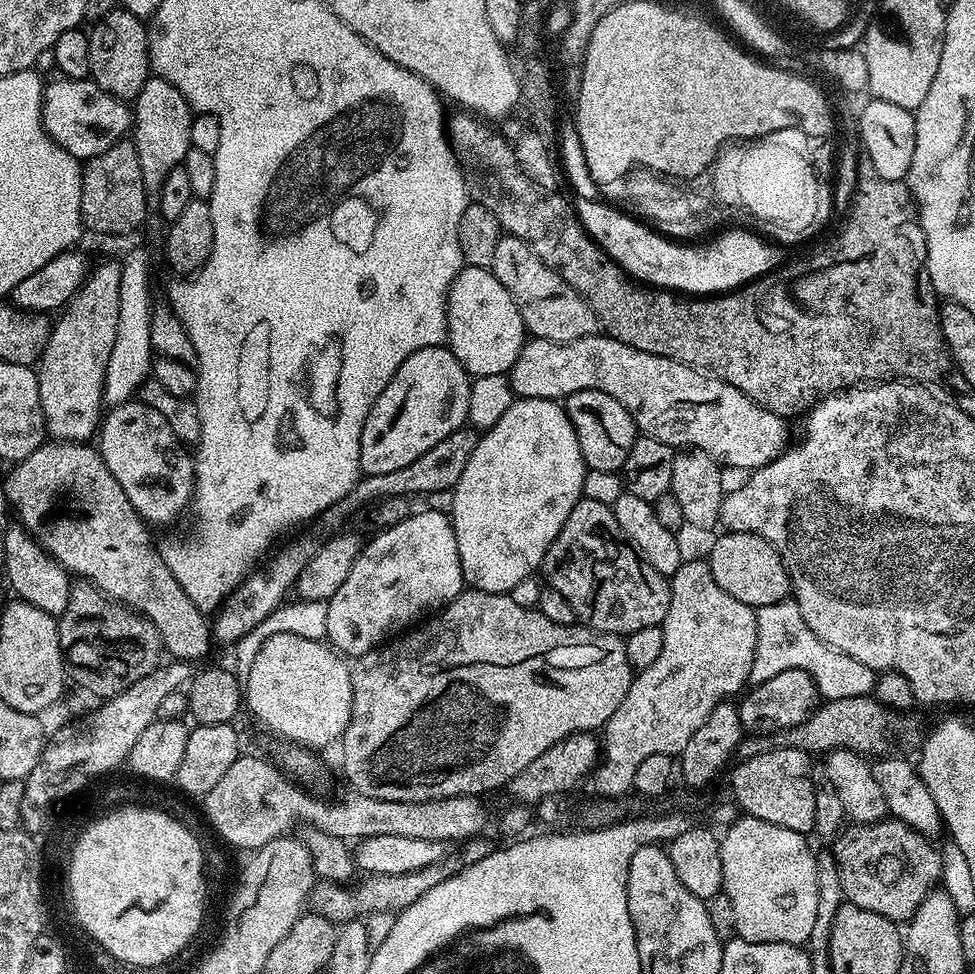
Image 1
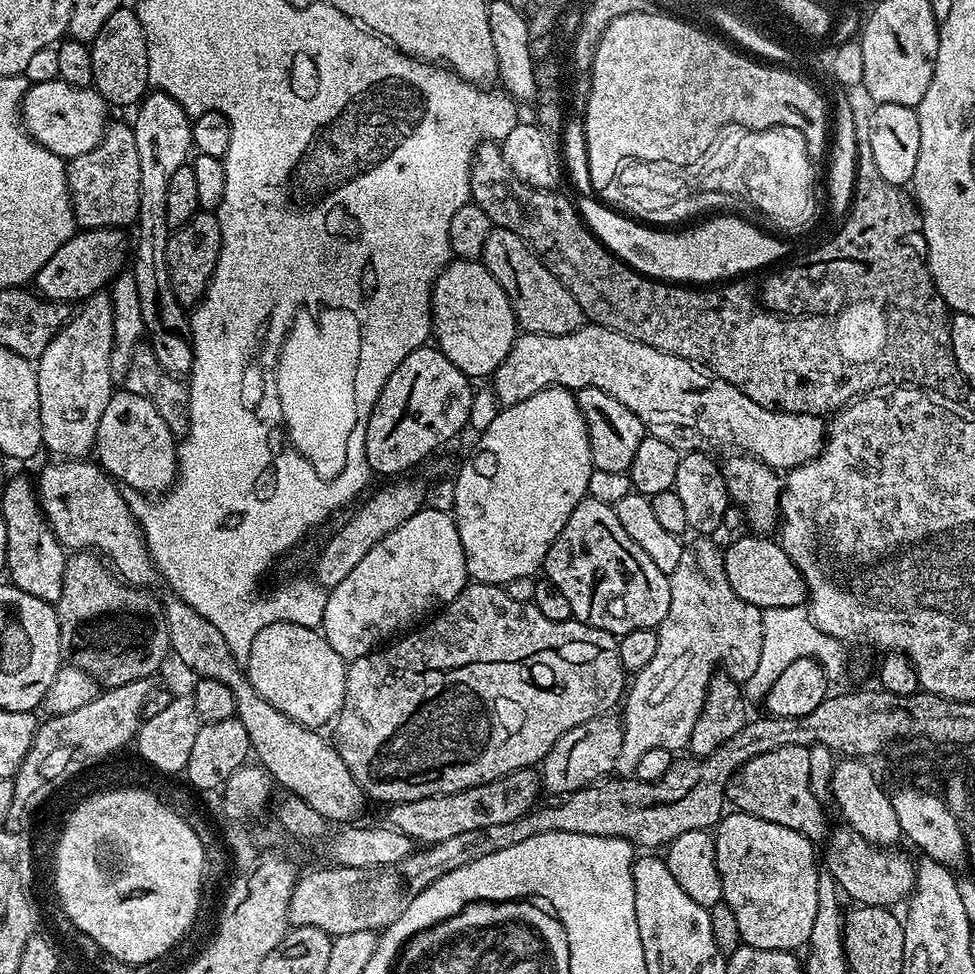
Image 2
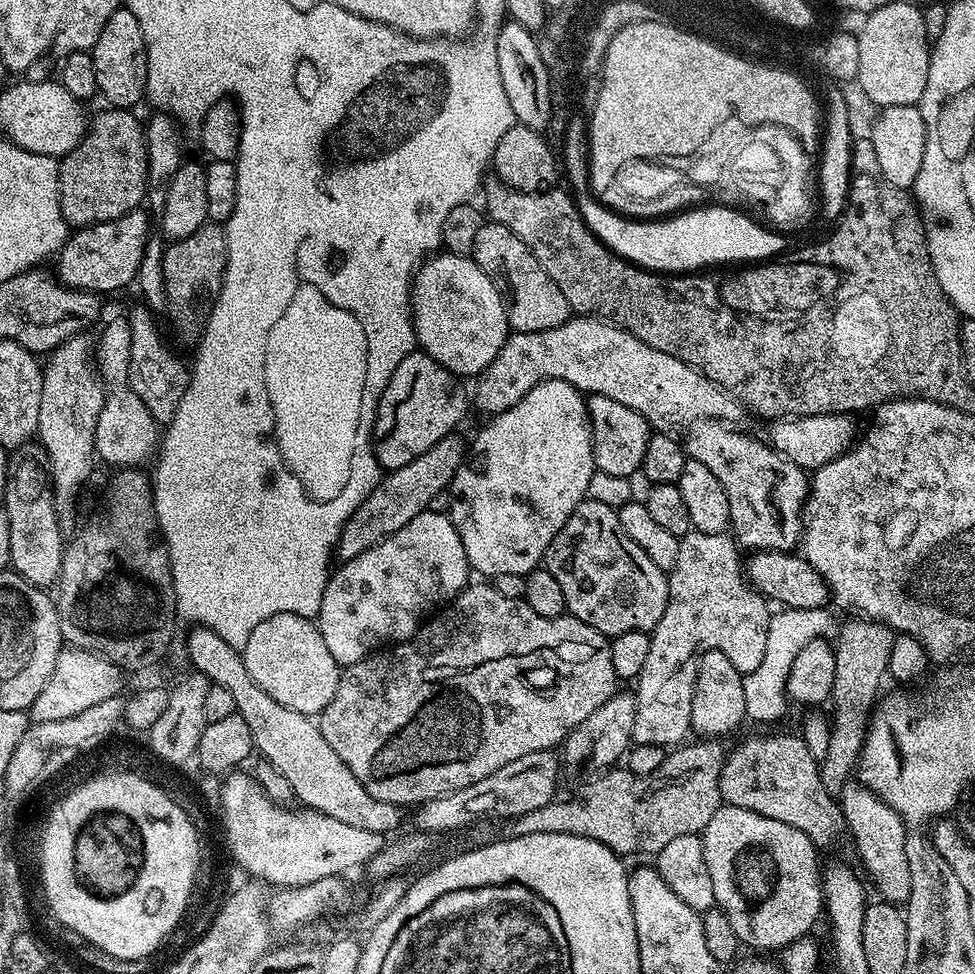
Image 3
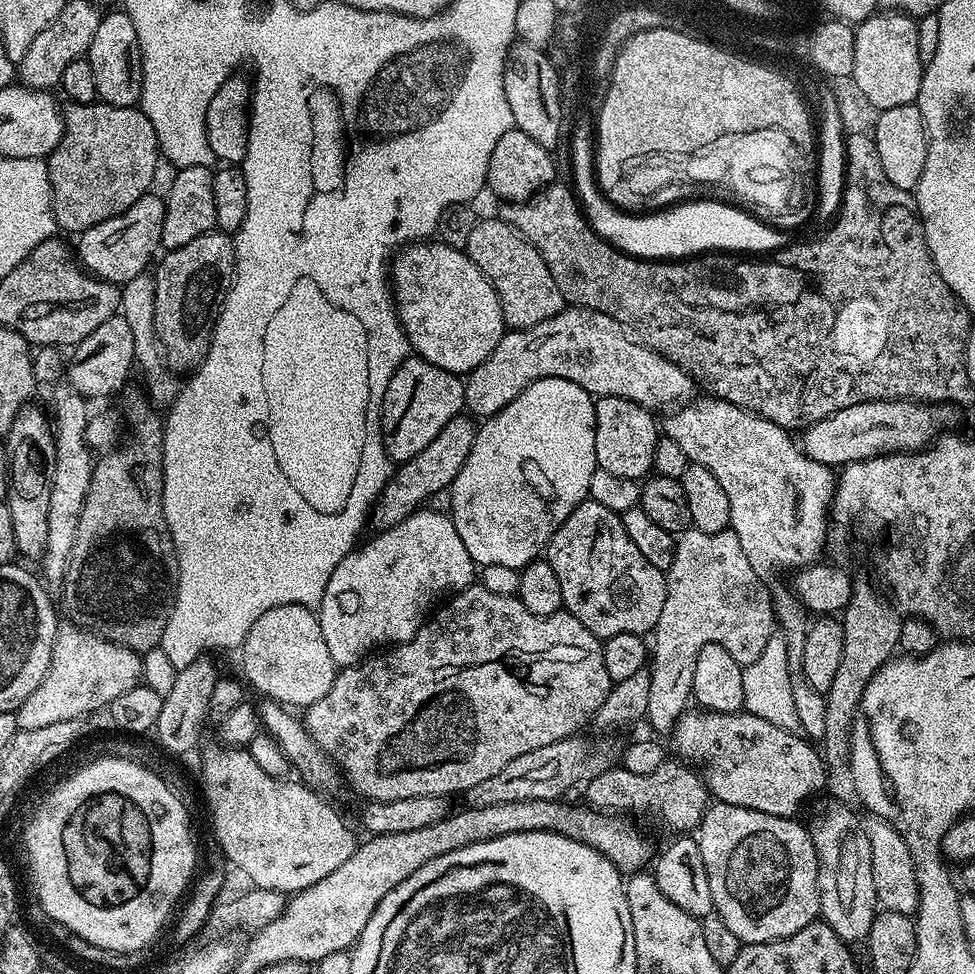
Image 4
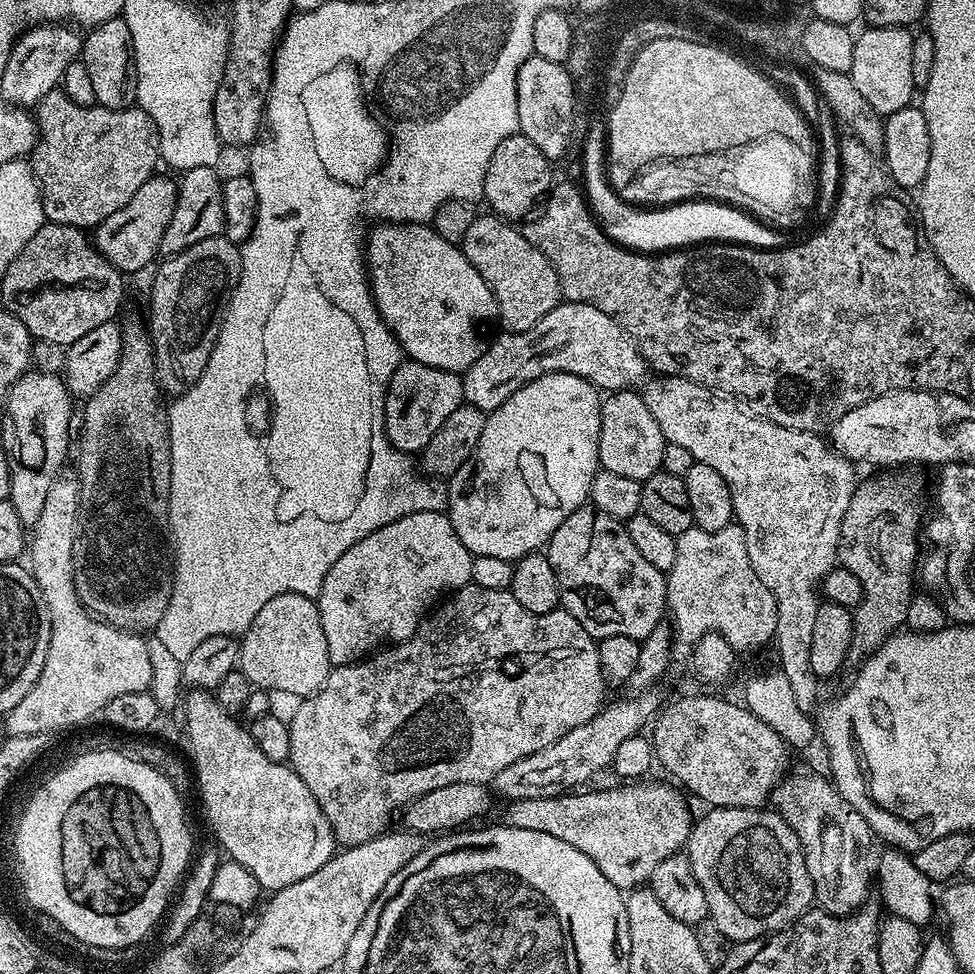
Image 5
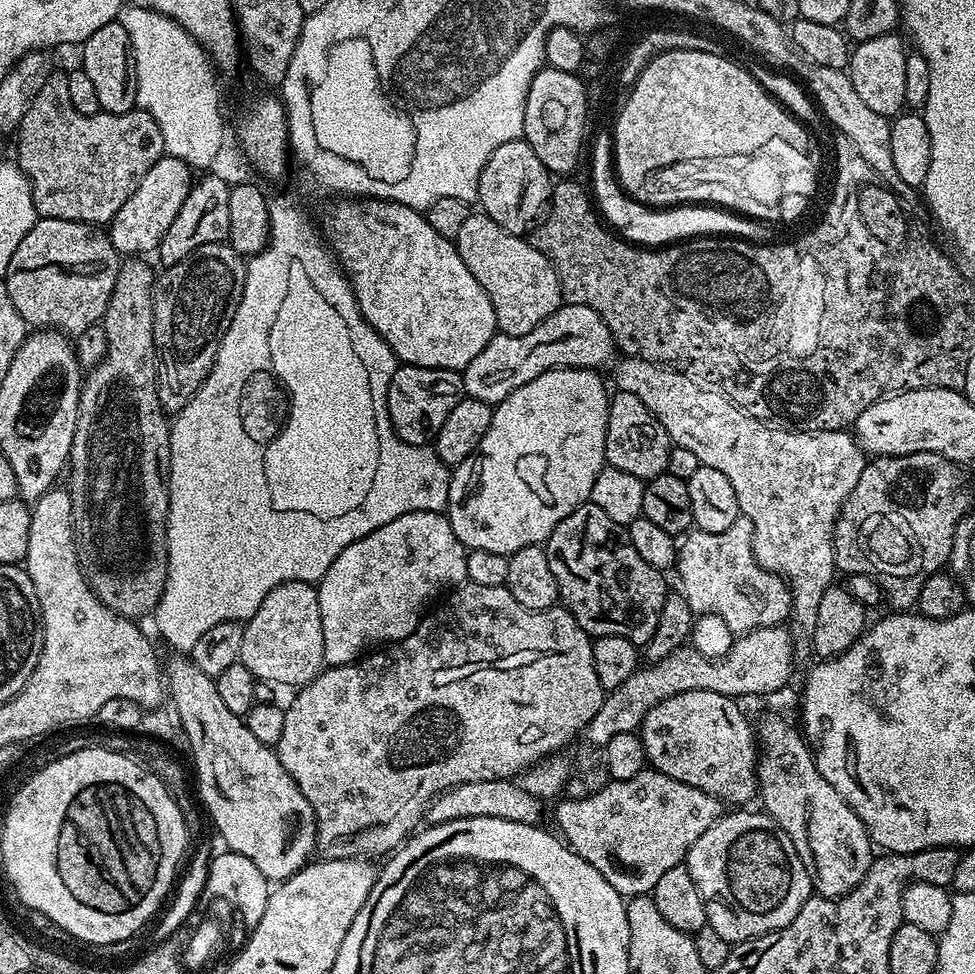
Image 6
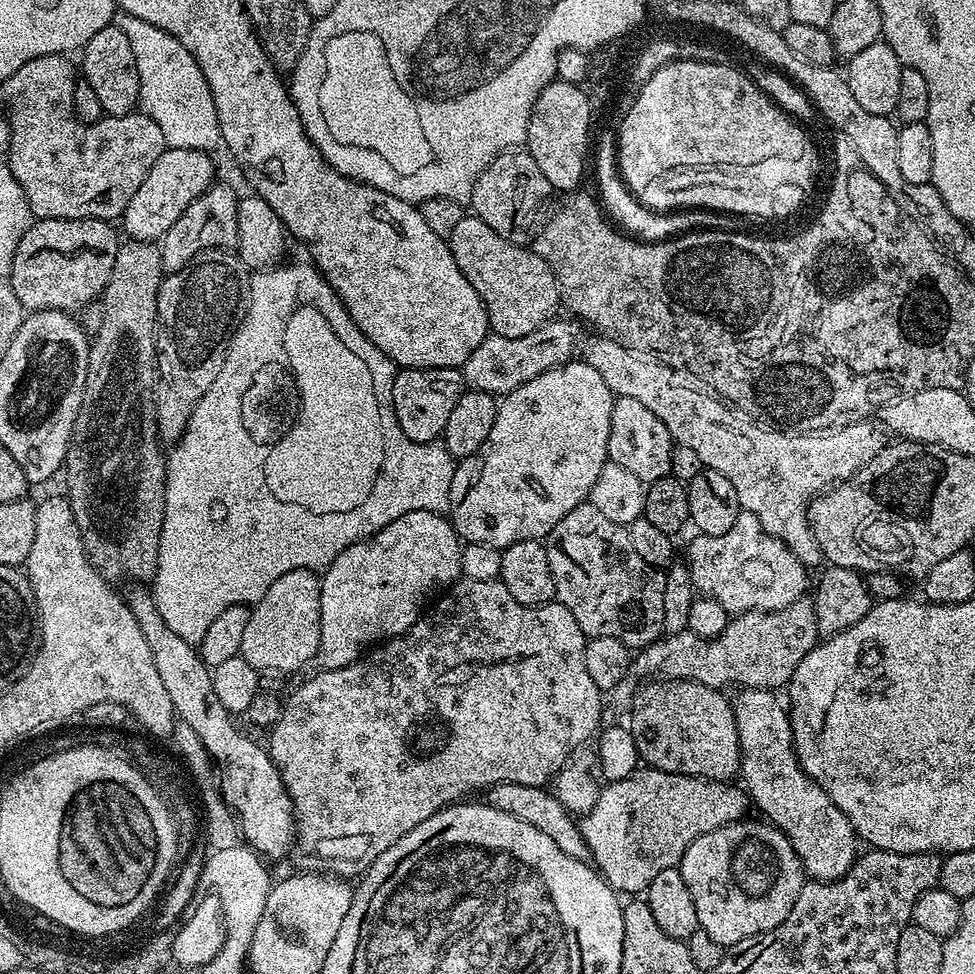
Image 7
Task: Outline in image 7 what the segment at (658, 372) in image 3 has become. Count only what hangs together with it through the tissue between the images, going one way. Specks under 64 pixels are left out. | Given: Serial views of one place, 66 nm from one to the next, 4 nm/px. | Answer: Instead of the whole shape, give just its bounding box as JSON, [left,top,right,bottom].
[463,318,577,398]

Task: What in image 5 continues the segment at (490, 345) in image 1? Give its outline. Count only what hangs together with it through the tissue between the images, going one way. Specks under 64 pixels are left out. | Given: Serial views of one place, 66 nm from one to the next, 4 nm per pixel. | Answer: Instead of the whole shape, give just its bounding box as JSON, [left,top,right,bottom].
[366,222,498,374]

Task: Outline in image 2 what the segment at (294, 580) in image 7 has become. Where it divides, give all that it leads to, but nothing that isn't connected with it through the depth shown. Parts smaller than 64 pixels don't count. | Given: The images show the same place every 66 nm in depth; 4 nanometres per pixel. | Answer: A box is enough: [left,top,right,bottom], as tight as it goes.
[246,622,346,729]

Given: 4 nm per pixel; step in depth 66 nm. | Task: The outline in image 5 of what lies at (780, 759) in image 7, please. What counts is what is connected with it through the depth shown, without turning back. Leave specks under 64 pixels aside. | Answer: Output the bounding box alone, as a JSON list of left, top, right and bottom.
[774,771,874,916]

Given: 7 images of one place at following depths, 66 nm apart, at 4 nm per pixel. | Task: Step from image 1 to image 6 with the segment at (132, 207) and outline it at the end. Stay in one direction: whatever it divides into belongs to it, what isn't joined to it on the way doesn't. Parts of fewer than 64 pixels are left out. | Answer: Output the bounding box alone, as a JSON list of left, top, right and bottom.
[15,74,165,226]

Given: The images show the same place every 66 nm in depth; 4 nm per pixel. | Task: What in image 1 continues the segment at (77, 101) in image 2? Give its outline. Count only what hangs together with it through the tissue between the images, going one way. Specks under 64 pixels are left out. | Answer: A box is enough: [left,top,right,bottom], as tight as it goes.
[42,78,133,162]

